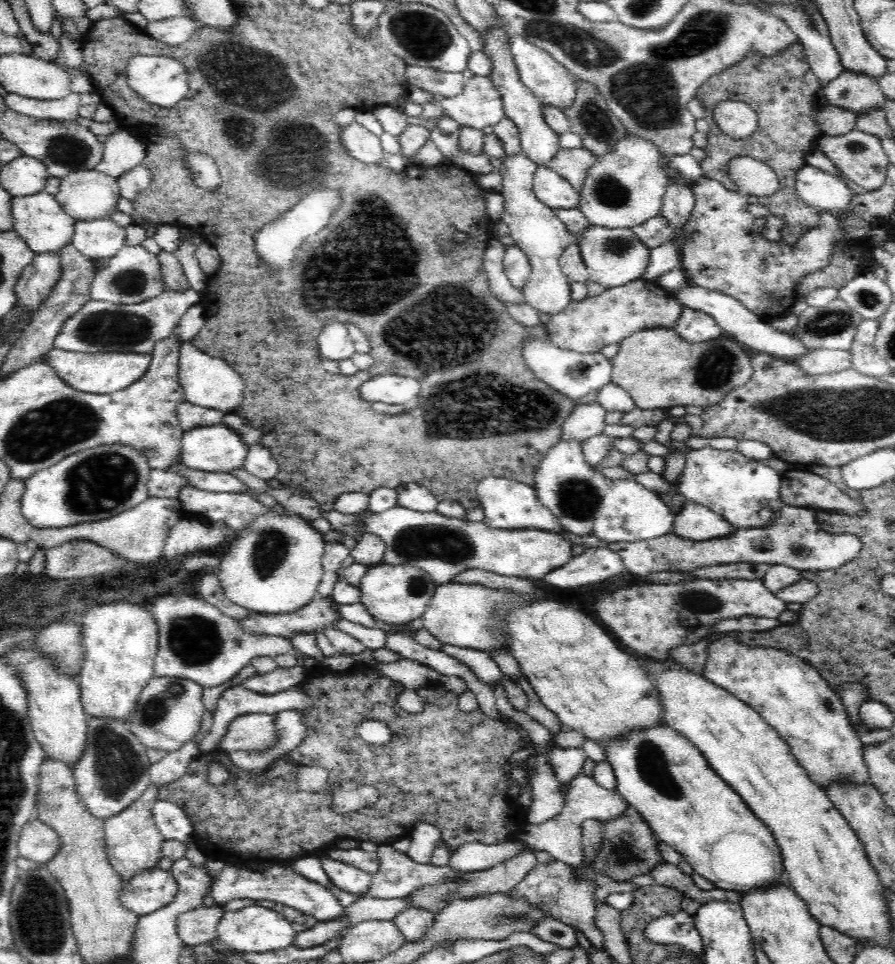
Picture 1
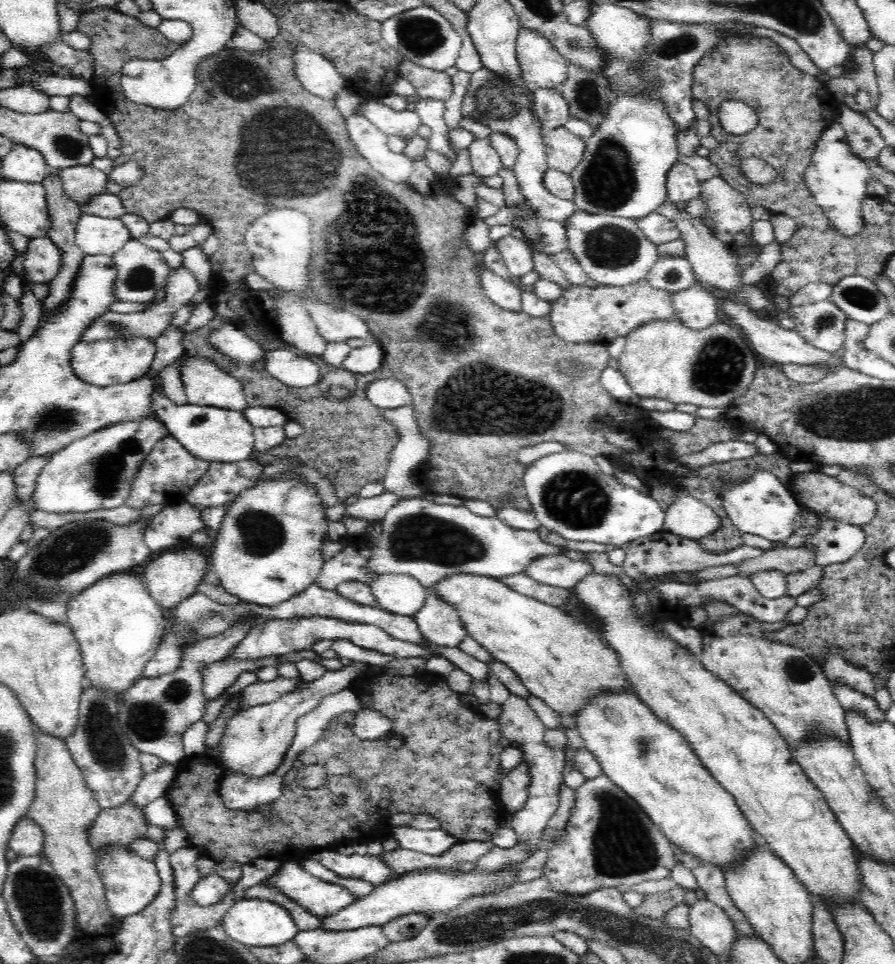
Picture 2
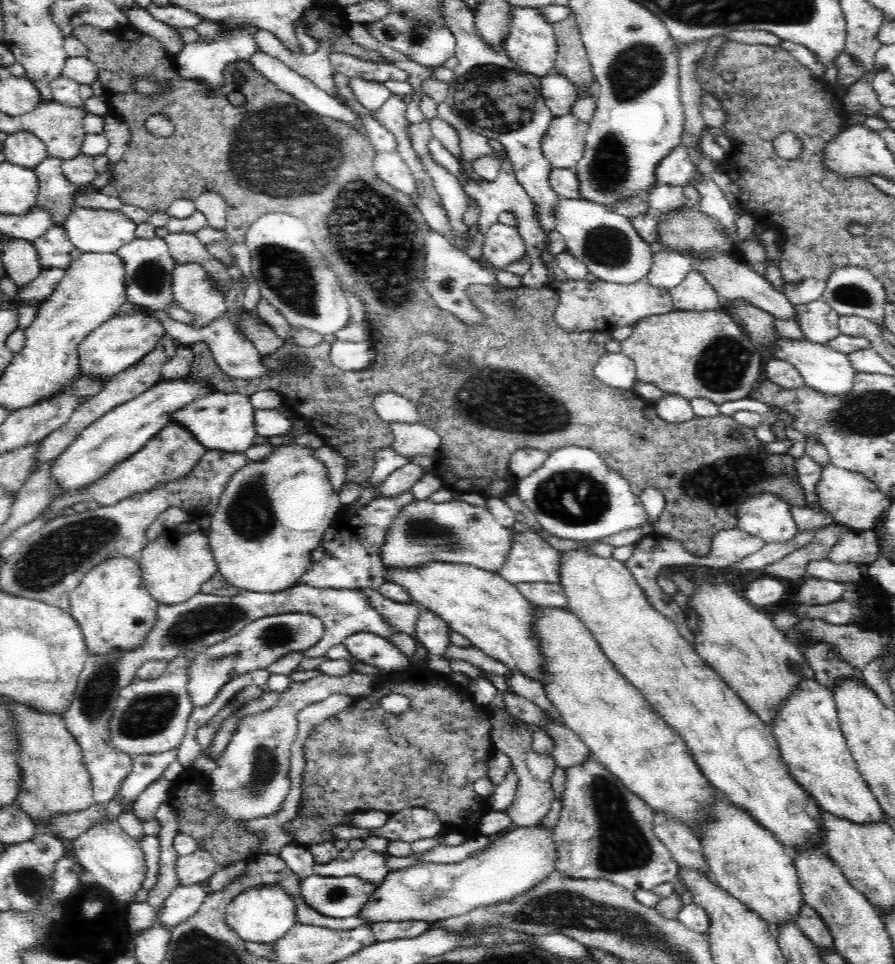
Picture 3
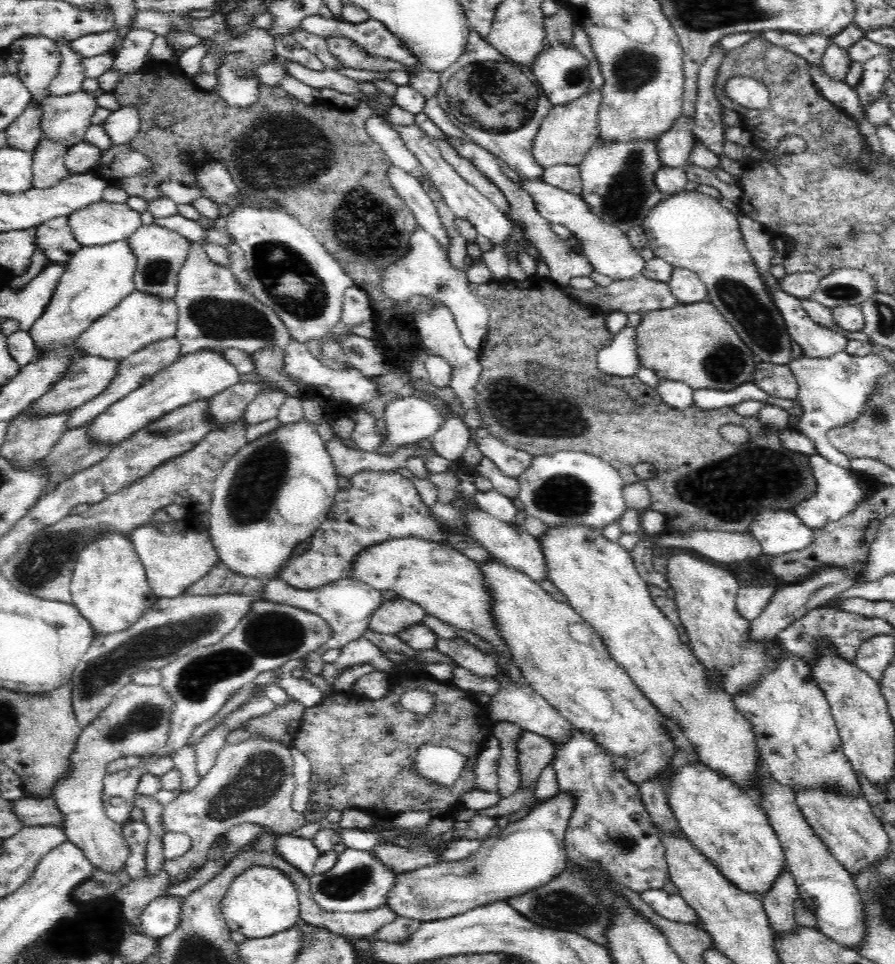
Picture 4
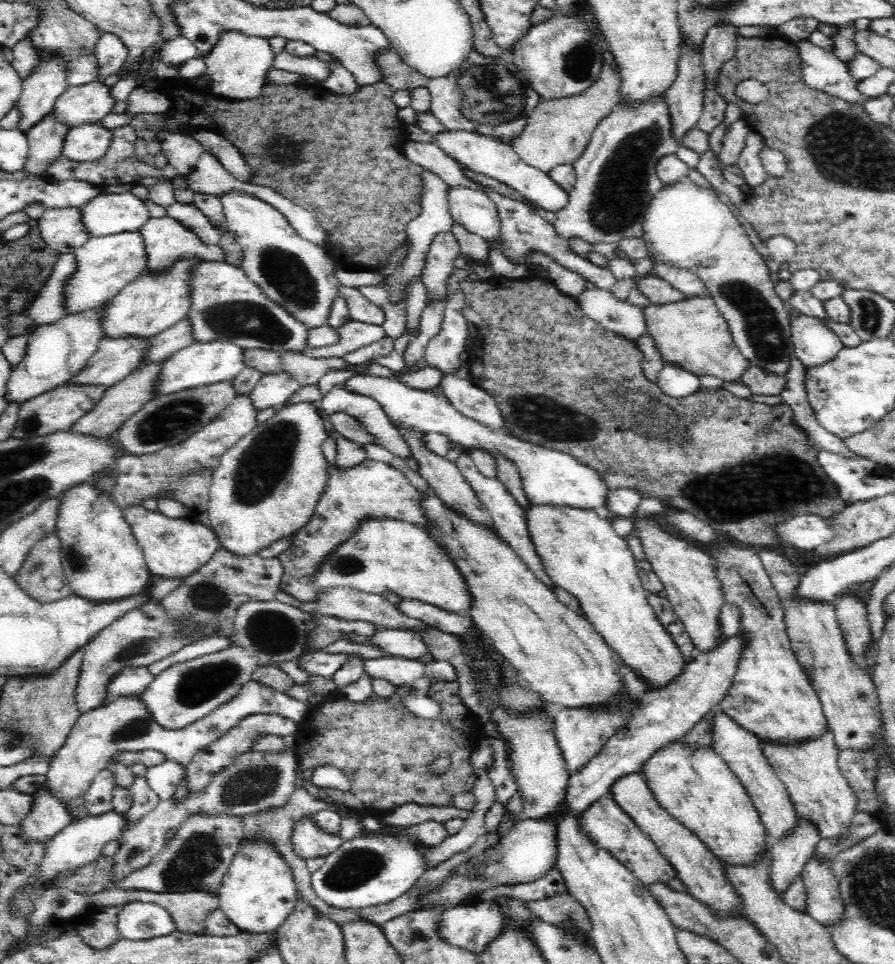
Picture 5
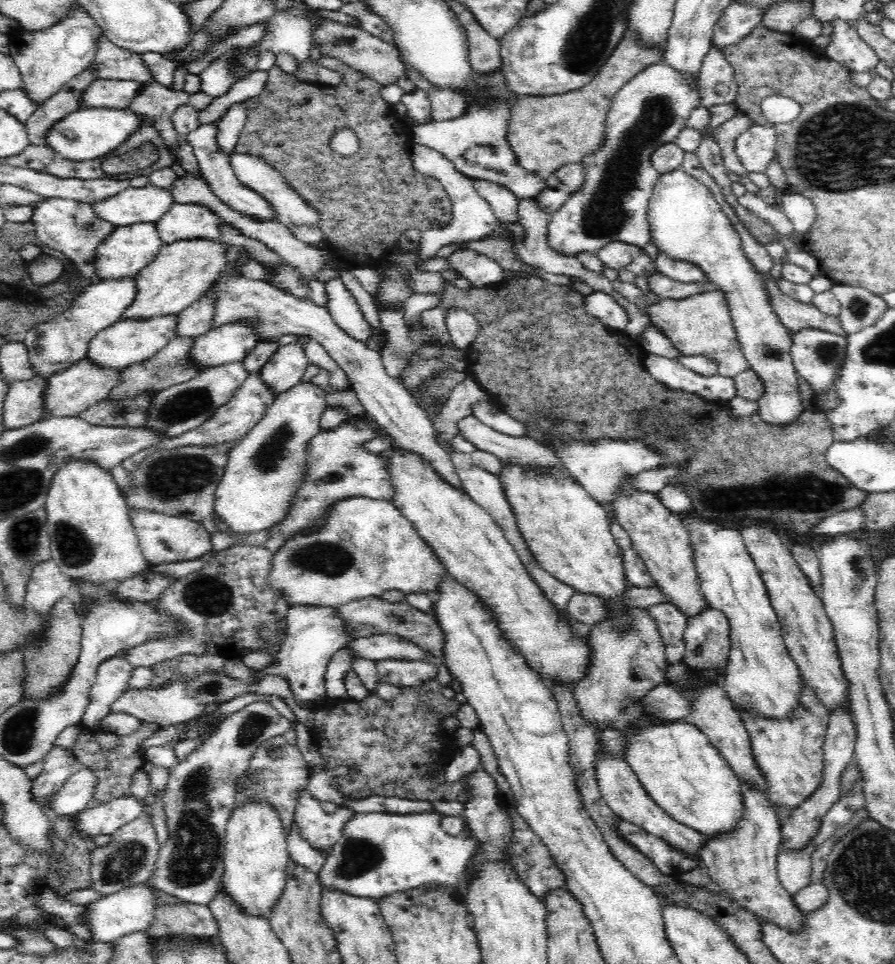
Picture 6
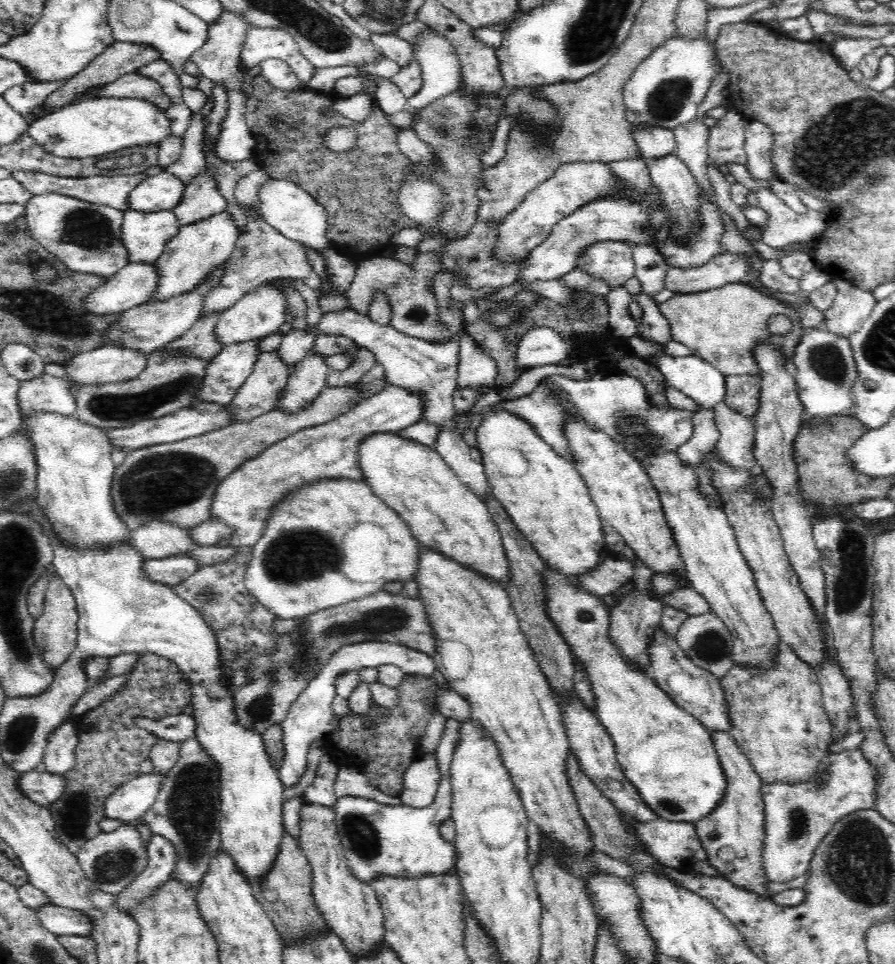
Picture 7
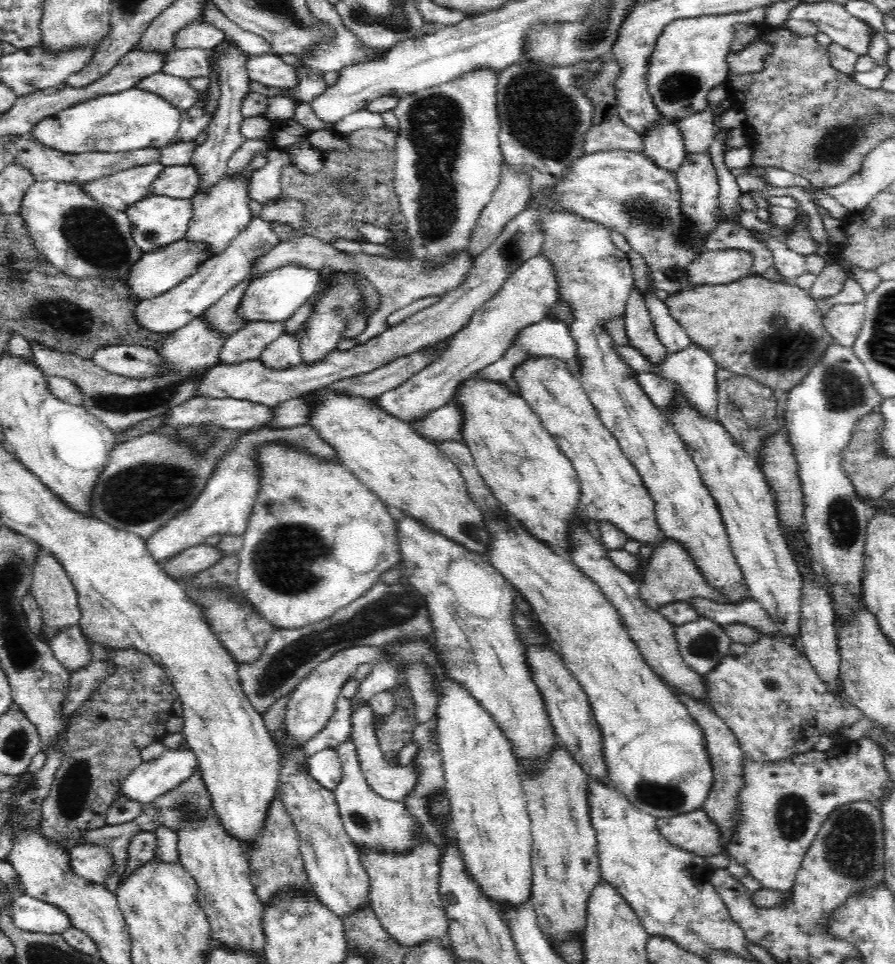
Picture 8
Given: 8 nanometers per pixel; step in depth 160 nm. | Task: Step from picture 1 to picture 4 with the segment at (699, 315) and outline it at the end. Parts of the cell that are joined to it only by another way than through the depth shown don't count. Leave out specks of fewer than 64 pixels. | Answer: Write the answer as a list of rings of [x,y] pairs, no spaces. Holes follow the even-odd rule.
[[[676,267],[669,287],[681,304],[708,300],[708,287],[692,270]]]

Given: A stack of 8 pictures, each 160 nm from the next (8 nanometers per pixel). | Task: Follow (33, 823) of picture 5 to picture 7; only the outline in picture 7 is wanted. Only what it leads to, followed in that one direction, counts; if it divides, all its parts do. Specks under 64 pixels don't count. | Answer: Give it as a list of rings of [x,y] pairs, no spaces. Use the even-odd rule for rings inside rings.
[[[66,720],[64,725],[50,734],[43,763],[46,765],[46,772],[54,775],[70,773],[77,766],[76,750],[80,742],[77,727]]]

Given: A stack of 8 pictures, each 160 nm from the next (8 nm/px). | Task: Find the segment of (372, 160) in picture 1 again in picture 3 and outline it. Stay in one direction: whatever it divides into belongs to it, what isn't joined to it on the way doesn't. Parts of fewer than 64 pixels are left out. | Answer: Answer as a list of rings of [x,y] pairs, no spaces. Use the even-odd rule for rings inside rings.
[[[256,49],[249,58],[249,63],[254,65],[254,68],[260,73],[262,73],[266,78],[270,79],[270,81],[276,83],[280,89],[288,91],[288,93],[294,95],[296,99],[306,103],[307,108],[313,110],[316,113],[320,113],[322,115],[326,115],[328,118],[333,118],[334,120],[340,121],[342,124],[349,126],[352,130],[354,130],[360,137],[364,137],[364,139],[370,142],[371,137],[366,129],[366,125],[364,125],[364,121],[360,119],[360,116],[349,106],[344,104],[344,102],[340,102],[337,98],[334,98],[331,94],[324,92],[321,88],[318,88],[314,82],[310,79],[298,74],[296,71],[292,70],[292,68],[288,67],[282,59],[278,58],[278,56],[268,54],[268,51],[262,51],[260,49]],[[373,146],[371,153],[373,154],[373,166],[378,178],[392,187],[413,196],[415,200],[418,200],[415,195],[416,179],[408,167],[408,164],[402,159],[402,156],[397,151],[385,152],[384,150],[379,150]]]

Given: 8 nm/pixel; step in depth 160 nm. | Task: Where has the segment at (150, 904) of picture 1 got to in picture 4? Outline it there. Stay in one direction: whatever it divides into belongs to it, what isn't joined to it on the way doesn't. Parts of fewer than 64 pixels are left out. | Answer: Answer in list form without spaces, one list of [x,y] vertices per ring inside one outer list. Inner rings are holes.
[[[162,683],[156,686],[128,684],[114,696],[108,708],[88,728],[84,728],[76,742],[73,770],[56,786],[56,803],[64,813],[67,840],[82,852],[94,869],[106,874],[120,874],[128,868],[132,847],[126,841],[122,825],[108,818],[103,807],[102,792],[106,766],[123,757],[146,758],[168,742],[170,716],[174,710],[173,695]]]

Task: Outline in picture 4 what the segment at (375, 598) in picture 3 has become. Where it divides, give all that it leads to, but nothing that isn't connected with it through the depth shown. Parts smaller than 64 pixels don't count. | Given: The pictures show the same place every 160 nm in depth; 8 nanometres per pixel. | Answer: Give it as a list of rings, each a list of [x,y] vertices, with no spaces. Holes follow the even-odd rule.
[[[382,599],[374,611],[369,628],[376,633],[397,635],[422,623],[426,617],[426,611],[408,599]]]

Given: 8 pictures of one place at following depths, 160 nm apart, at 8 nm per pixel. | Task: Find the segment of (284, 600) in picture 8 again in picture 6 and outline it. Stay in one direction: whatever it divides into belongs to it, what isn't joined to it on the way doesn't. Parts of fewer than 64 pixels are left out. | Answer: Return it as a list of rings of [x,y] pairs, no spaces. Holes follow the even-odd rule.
[[[348,498],[330,510],[330,516],[320,530],[290,538],[274,553],[268,586],[290,606],[339,607],[365,597],[380,597],[392,589],[406,595],[430,594],[436,597],[449,575],[434,549],[398,507],[383,500]],[[368,554],[376,554],[381,566],[377,579],[370,579],[360,571]]]

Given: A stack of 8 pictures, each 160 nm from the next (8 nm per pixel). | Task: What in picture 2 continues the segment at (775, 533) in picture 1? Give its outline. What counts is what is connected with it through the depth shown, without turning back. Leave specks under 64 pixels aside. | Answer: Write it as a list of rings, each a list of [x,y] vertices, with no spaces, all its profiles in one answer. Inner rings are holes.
[[[816,515],[817,531],[814,531],[804,542],[803,548],[811,550],[816,566],[842,564],[850,560],[865,544],[865,533],[860,527],[846,524],[826,515]],[[666,530],[624,544],[621,549],[625,552],[622,568],[630,578],[634,578],[636,581],[642,579],[646,581],[646,579],[666,574],[666,572],[674,572],[674,570],[698,570],[698,568],[724,566],[724,564],[737,565],[743,560],[758,558],[765,552],[762,548],[755,548],[745,544],[726,552],[714,552],[704,549],[697,540],[682,538]]]

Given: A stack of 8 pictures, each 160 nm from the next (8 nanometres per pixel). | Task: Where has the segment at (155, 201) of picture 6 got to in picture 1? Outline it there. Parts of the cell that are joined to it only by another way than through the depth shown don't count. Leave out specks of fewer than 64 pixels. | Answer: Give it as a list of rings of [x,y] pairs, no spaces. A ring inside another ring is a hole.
[[[111,219],[78,221],[71,245],[91,260],[110,258],[124,245],[126,229]]]

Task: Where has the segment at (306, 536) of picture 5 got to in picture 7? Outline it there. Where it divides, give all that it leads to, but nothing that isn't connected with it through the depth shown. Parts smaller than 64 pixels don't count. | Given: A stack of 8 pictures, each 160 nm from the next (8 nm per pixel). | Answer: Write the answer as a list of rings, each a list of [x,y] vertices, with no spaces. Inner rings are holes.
[[[388,384],[382,392],[370,396],[335,420],[300,429],[264,449],[258,456],[244,462],[226,480],[218,484],[212,517],[220,517],[236,527],[231,546],[253,547],[266,532],[268,518],[274,508],[292,492],[320,480],[355,480],[365,482],[360,463],[360,446],[374,434],[398,432],[422,419],[421,398],[413,392]]]

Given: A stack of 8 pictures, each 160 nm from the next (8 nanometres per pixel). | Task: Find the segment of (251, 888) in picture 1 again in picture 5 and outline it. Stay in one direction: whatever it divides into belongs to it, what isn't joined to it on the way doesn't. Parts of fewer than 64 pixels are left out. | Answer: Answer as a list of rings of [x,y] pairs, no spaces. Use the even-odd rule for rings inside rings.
[[[364,814],[362,823],[366,825],[366,834],[358,840],[343,842],[340,848],[325,857],[324,864],[311,874],[312,888],[315,890],[318,899],[326,902],[326,905],[339,909],[362,909],[386,905],[410,892],[420,876],[426,872],[423,868],[423,850],[426,846],[410,844],[403,838],[391,834],[389,830],[383,832],[381,824],[384,821],[375,816]],[[132,902],[121,908],[118,929],[124,938],[141,941],[172,934],[175,922],[170,912],[160,905]]]

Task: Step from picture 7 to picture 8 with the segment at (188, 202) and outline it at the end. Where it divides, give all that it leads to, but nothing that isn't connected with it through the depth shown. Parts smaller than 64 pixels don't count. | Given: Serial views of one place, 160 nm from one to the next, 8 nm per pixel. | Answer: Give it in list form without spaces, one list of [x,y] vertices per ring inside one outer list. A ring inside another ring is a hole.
[[[224,37],[214,48],[208,51],[209,68],[212,79],[217,79],[220,89],[220,98],[217,111],[210,120],[207,128],[208,135],[202,145],[198,145],[192,160],[189,163],[198,173],[198,197],[206,197],[212,188],[218,186],[221,179],[227,175],[230,158],[236,154],[242,146],[246,144],[247,137],[242,133],[242,122],[244,122],[244,113],[242,113],[242,102],[250,94],[250,73],[248,73],[248,60],[250,57],[244,52],[244,49],[234,41]]]

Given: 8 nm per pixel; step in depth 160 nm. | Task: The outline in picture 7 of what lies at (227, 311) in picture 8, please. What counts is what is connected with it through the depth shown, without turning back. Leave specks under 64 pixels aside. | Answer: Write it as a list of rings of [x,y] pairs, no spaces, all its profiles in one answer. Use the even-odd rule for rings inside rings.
[[[219,314],[199,318],[180,338],[159,348],[165,356],[187,356],[210,362],[222,350],[215,342],[214,325]]]

